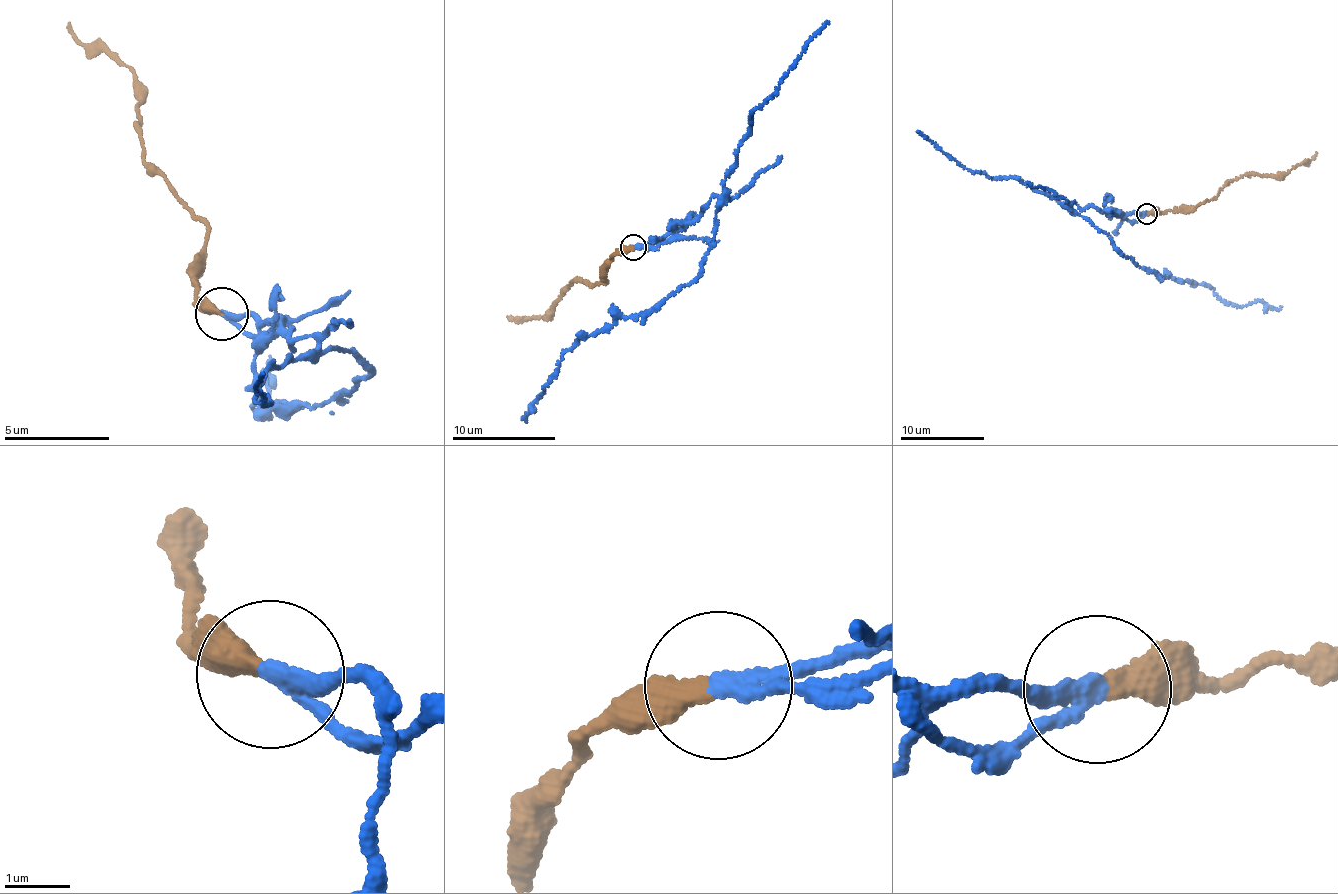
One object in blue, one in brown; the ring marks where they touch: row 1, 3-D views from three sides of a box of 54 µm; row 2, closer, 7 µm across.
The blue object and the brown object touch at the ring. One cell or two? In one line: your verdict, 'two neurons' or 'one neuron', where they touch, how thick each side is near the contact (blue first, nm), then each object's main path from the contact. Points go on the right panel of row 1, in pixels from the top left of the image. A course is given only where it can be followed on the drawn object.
two neurons; place (1147, 213); calibres 200 and 360 nm; course blue (1146, 213), (1115, 213), (1071, 203), (1118, 252), (1159, 275), (1194, 282), (1239, 306), (1259, 302), (1282, 307); course brown (1147, 212), (1188, 212), (1235, 179), (1245, 175), (1273, 176), (1313, 158), (1317, 153)

